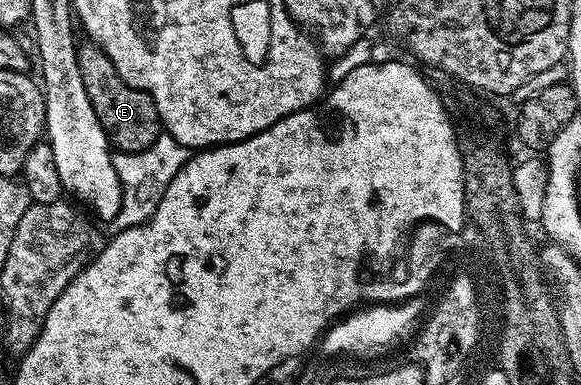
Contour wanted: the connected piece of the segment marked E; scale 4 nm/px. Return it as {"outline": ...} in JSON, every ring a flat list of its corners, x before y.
{"outline":[[88,40,77,49,78,72,82,72,82,84,86,84,86,96,90,96,90,104,94,104,94,116,98,116,98,124,106,132,111,149,122,152,142,152,158,140,162,133,162,123,158,116,158,108,152,97,122,80,118,76,118,68,110,64,110,58,98,48,95,42]]}

